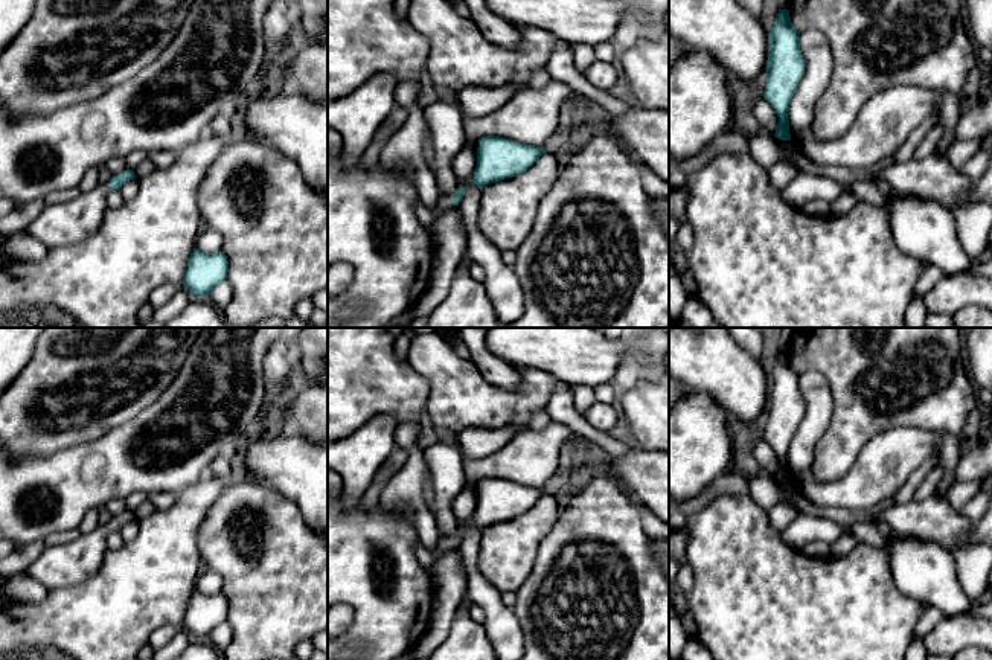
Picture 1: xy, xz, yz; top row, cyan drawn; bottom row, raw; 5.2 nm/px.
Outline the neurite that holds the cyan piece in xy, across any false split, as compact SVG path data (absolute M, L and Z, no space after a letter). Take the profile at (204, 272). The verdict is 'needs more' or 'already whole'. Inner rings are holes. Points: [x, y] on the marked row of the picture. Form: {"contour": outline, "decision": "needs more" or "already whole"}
{"contour": "M194 248L183 276L183 287L198 297L207 297L218 284L227 279L227 273L229 261L221 250L204 253Z", "decision": "already whole"}

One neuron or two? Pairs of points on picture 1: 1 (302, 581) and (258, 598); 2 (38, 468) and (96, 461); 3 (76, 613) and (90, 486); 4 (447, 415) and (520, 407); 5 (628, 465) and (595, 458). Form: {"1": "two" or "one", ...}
{"1": "one", "2": "one", "3": "two", "4": "one", "5": "one"}

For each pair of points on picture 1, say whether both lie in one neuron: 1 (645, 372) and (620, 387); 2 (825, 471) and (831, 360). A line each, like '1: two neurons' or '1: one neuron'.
1: one neuron
2: one neuron

